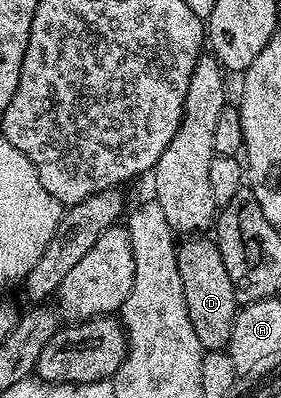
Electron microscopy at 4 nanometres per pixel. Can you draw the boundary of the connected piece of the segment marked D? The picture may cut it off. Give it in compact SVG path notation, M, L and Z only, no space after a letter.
M192 236L177 245L179 275L183 284L183 295L186 298L187 315L194 327L194 334L206 352L224 350L233 332L233 324L239 303L230 281L229 272L222 261L221 252L211 239Z

